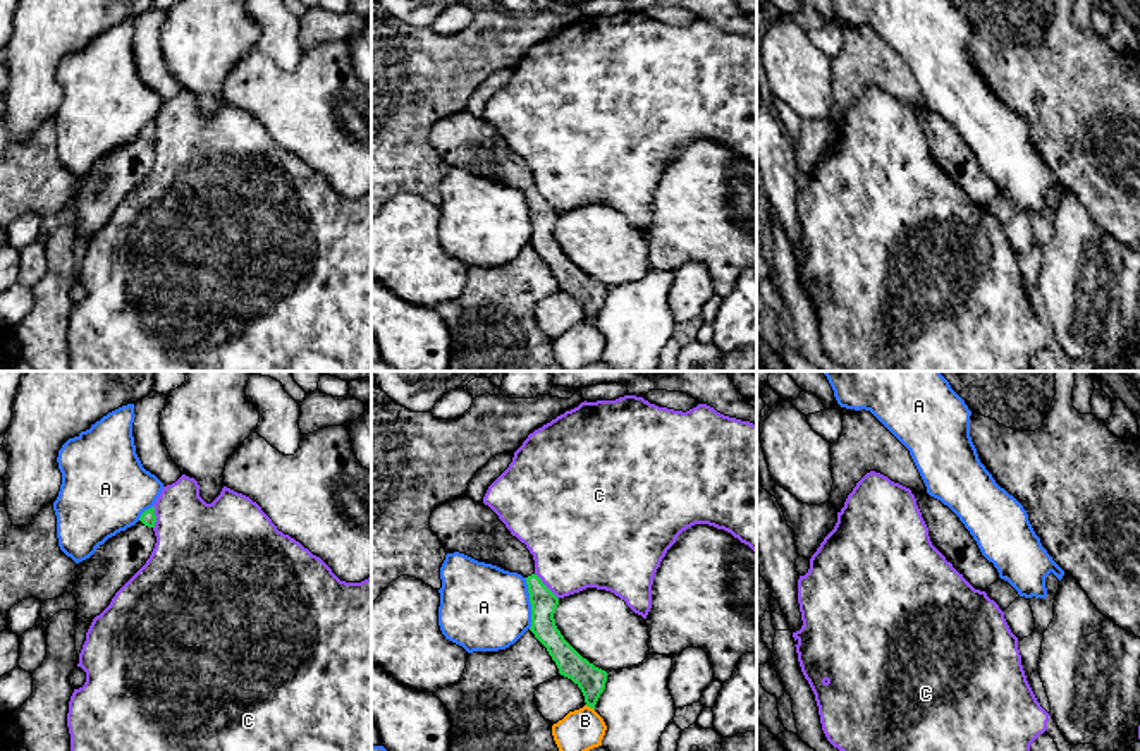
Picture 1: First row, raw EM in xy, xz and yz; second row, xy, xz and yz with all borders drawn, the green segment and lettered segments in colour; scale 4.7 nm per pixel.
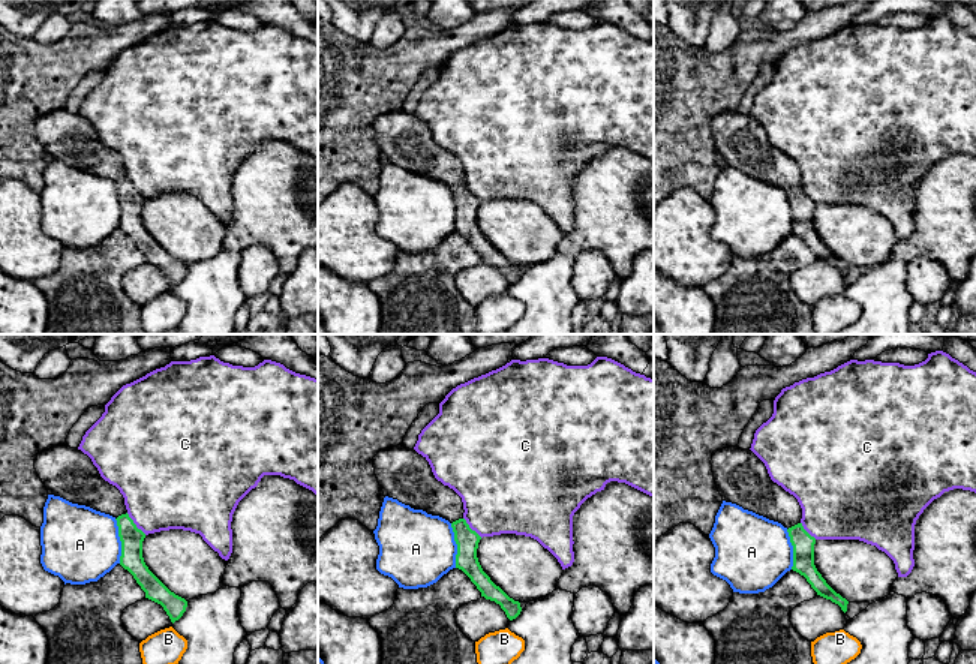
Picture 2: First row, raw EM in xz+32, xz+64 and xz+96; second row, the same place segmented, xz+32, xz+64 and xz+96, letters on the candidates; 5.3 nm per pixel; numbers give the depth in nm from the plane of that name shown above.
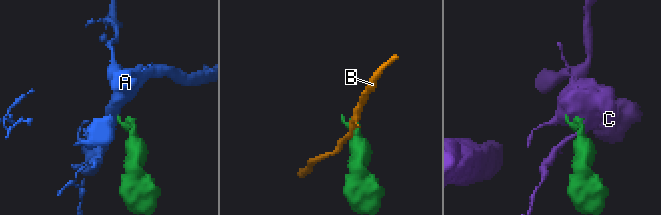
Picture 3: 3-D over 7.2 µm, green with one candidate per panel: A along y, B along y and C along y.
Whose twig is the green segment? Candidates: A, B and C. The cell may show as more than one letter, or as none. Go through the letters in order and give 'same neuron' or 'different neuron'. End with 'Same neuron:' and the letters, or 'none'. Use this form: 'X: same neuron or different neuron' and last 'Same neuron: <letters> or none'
A: different neuron
B: different neuron
C: different neuron
Same neuron: none

